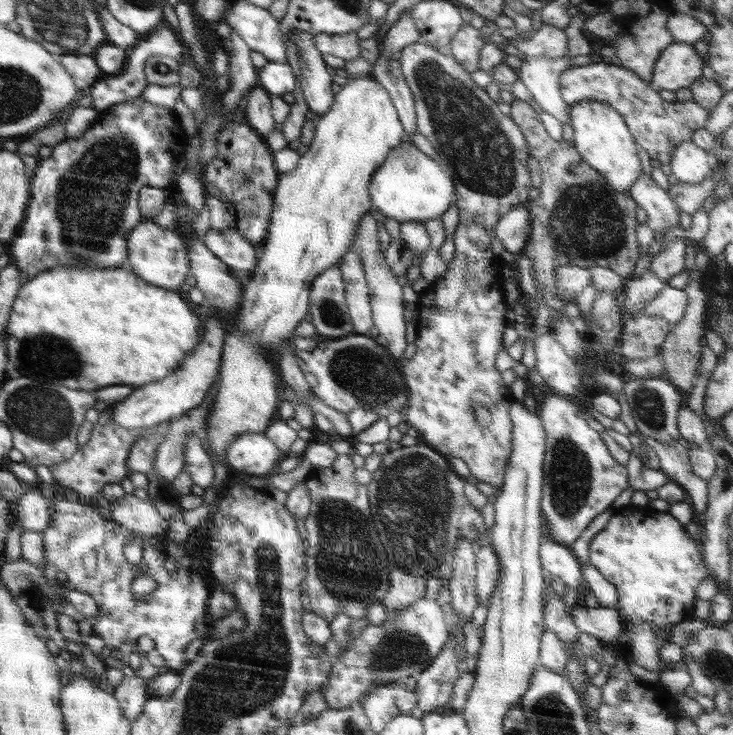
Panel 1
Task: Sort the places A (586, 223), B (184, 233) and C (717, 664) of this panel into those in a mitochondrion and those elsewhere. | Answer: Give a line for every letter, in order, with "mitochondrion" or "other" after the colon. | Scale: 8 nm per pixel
A: mitochondrion
B: other
C: mitochondrion

